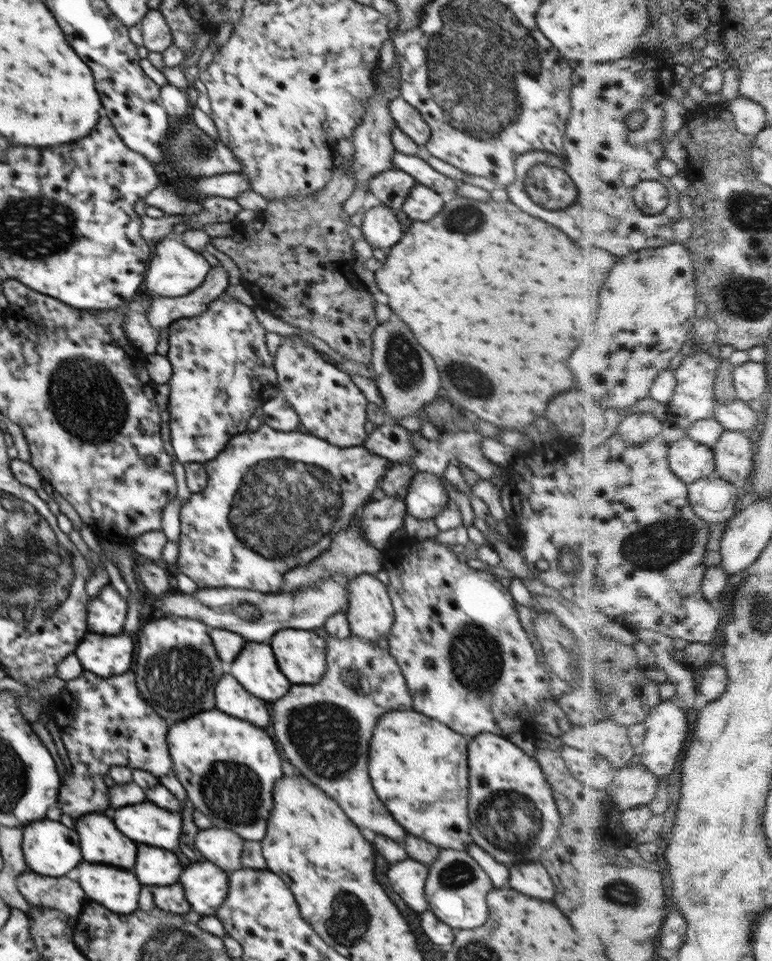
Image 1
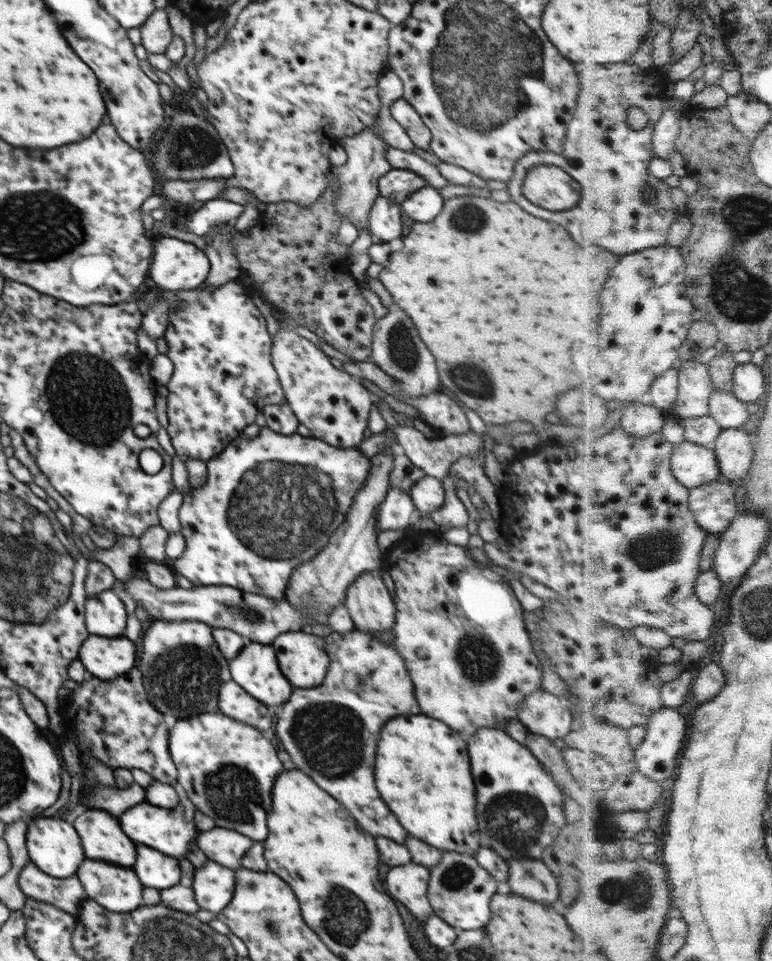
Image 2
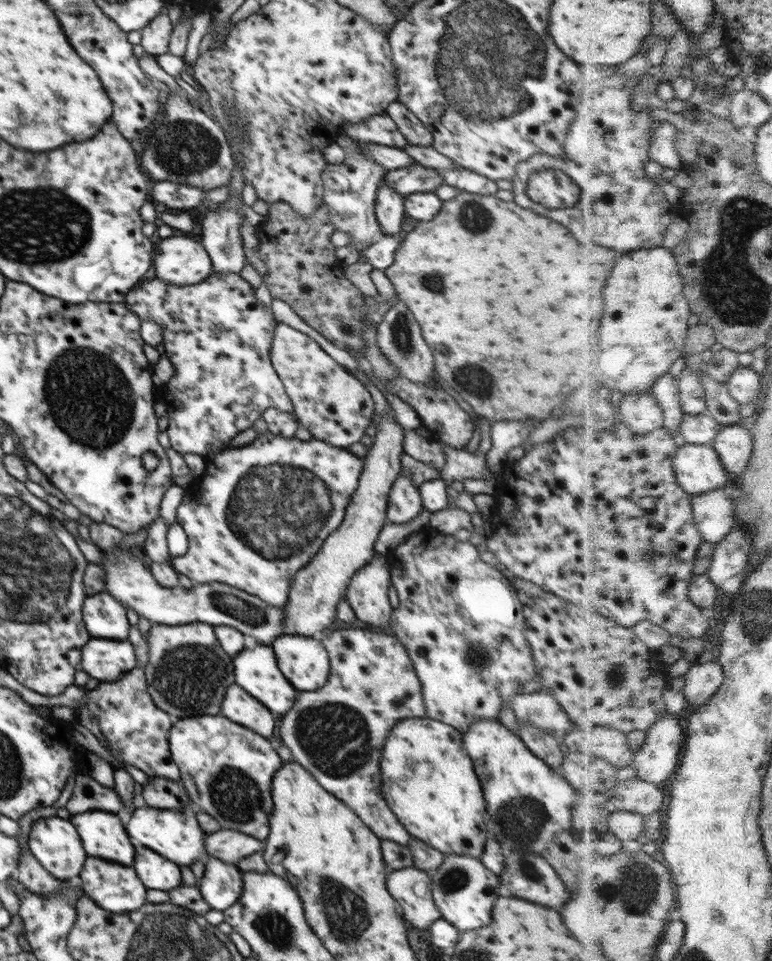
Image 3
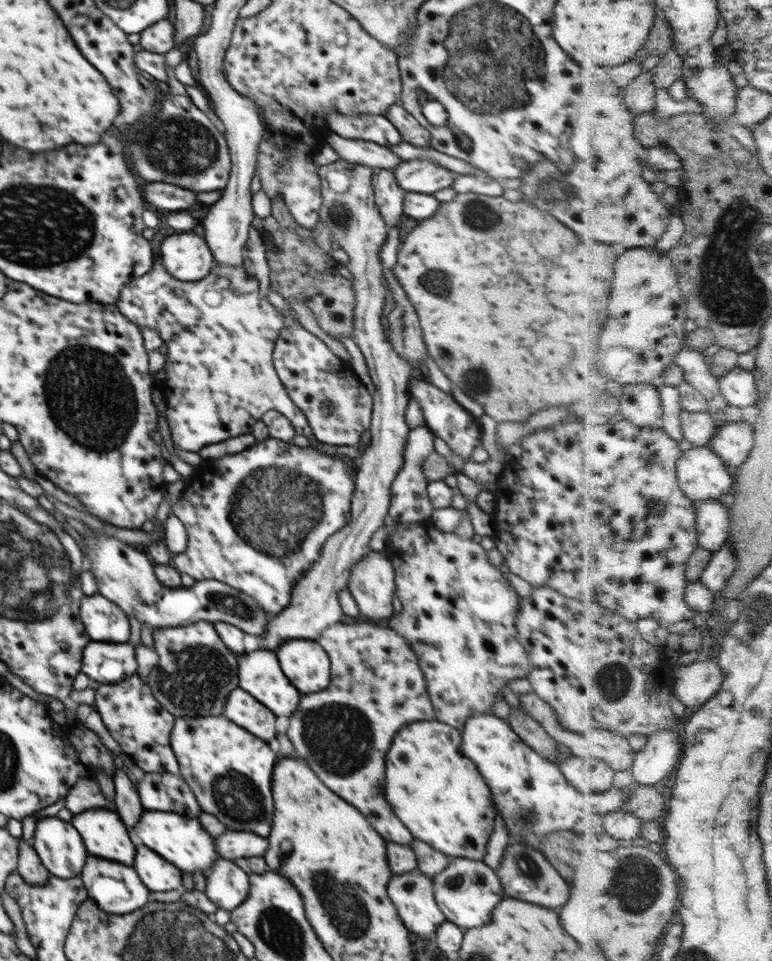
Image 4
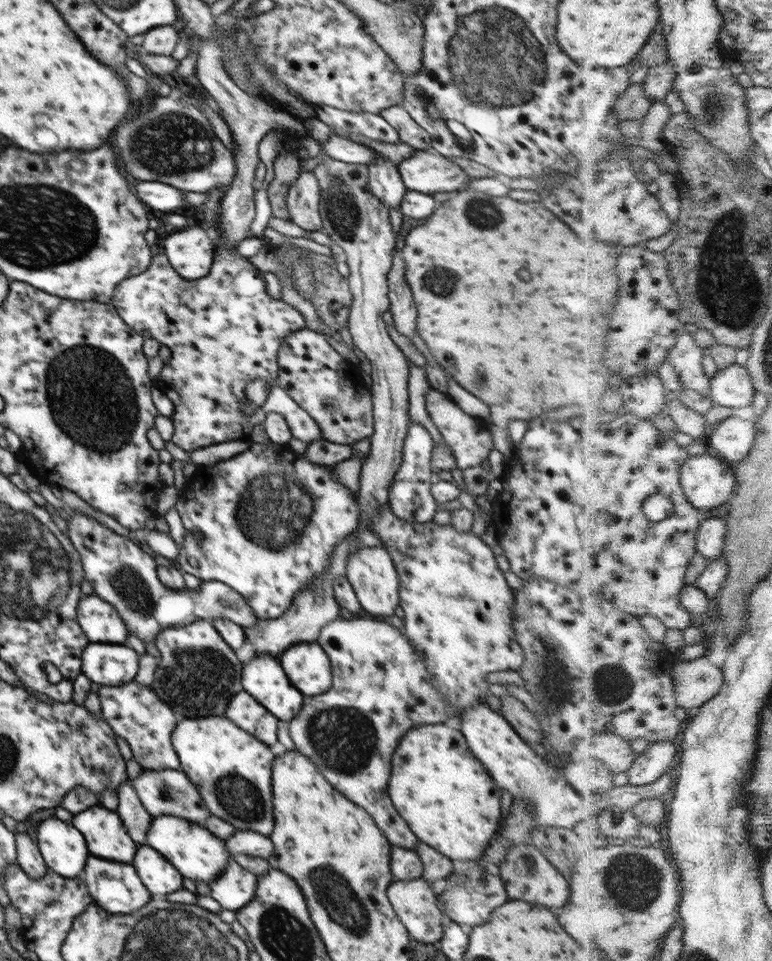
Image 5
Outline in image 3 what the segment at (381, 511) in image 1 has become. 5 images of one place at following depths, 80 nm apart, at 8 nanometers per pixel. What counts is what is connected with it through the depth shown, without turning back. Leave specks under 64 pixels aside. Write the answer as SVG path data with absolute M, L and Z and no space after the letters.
M399 475L392 485L387 504L387 523L404 524L425 510L417 485L410 477Z

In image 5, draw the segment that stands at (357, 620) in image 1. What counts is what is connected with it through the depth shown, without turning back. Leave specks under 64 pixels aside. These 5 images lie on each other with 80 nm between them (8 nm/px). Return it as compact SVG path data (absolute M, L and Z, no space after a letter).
M362 547L348 559L346 567L348 582L362 608L374 616L392 616L399 605L399 576L390 554L382 547Z

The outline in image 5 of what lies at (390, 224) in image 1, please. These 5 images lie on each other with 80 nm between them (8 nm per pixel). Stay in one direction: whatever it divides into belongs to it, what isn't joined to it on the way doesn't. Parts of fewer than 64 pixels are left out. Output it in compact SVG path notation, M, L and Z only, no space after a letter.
M376 159L367 164L367 169L370 193L374 193L389 209L399 208L407 190L397 165L388 159Z

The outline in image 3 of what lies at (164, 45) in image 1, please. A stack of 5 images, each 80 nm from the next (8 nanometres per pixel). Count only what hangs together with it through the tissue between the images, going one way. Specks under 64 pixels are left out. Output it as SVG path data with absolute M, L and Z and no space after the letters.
M160 13L141 30L141 45L147 54L158 57L167 54L173 25L168 15Z

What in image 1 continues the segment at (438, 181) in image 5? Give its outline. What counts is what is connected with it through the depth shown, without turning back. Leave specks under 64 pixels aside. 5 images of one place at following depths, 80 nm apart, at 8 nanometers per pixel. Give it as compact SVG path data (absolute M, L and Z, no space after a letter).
M394 168L372 177L372 181L368 183L368 191L380 200L380 205L398 211L416 184L410 174Z

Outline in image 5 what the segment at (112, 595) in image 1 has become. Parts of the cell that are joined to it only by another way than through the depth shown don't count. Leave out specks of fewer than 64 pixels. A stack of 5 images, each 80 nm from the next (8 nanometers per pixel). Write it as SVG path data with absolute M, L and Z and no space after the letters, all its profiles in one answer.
M86 595L77 604L77 621L91 643L122 644L128 638L118 612L102 598Z

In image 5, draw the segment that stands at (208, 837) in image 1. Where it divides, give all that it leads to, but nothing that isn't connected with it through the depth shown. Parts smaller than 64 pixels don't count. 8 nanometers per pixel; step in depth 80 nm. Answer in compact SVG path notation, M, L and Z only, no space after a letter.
M236 831L234 836L225 841L225 845L231 856L244 853L266 859L274 852L270 838L256 831Z

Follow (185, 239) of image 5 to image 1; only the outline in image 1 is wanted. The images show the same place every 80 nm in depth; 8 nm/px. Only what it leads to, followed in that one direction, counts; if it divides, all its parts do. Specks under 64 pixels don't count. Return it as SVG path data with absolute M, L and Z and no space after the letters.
M176 236L162 239L152 247L152 255L145 273L146 288L151 297L160 295L174 298L188 295L204 282L210 269L210 264L201 252L187 247Z

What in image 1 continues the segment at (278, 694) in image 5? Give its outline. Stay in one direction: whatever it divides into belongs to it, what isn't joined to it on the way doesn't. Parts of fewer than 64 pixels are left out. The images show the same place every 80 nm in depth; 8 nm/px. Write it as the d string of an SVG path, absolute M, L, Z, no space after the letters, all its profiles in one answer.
M245 641L240 656L232 662L230 674L256 698L278 700L291 687L291 682L278 670L274 652L268 642Z

